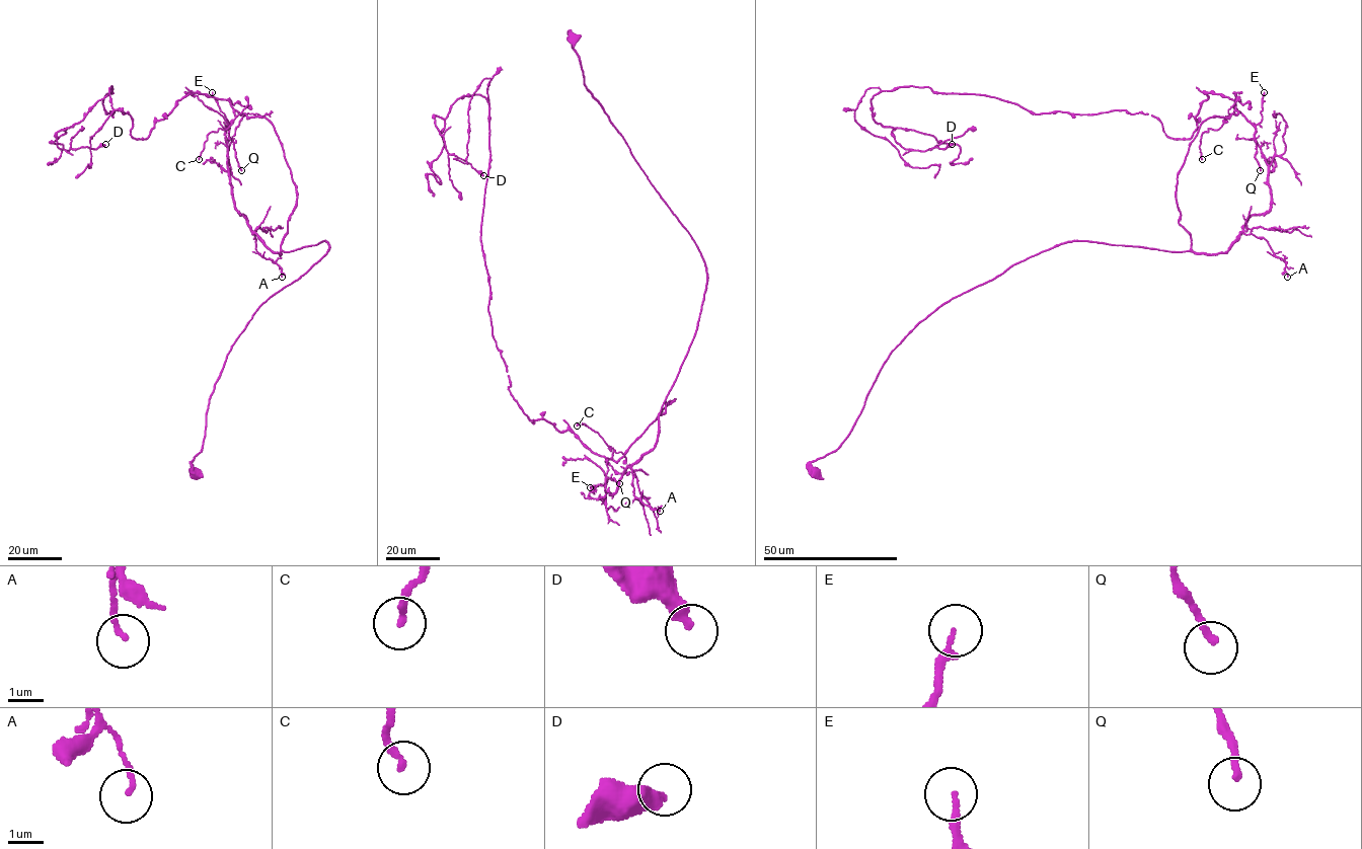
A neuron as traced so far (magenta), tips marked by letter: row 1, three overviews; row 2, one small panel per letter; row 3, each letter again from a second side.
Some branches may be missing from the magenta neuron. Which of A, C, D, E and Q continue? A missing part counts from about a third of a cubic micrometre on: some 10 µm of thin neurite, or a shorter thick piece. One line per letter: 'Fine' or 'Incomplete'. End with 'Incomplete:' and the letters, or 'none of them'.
A: Fine
C: Fine
D: Fine
E: Fine
Q: Fine
Incomplete: none of them

